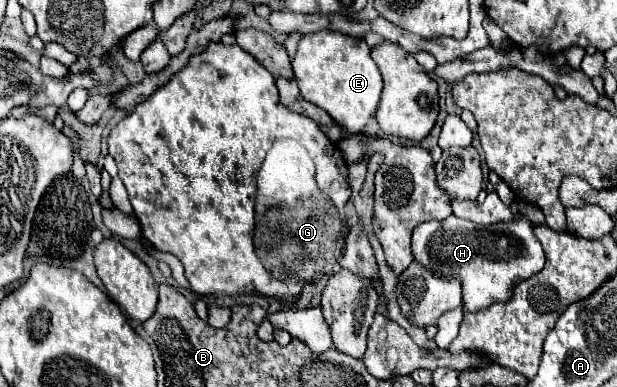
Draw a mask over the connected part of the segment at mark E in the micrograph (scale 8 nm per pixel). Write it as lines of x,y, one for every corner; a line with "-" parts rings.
332,30
304,34
298,42
292,70
302,98
326,110
342,128
346,128
346,134
362,132
374,116
380,102
382,76
362,38
352,38

